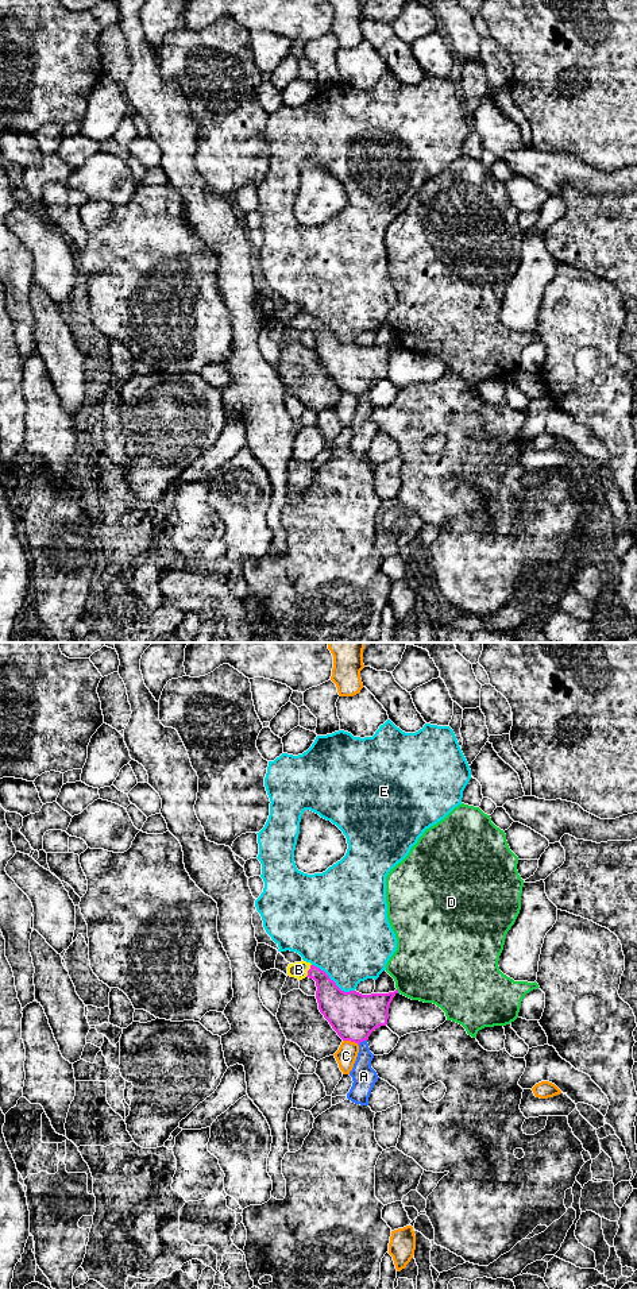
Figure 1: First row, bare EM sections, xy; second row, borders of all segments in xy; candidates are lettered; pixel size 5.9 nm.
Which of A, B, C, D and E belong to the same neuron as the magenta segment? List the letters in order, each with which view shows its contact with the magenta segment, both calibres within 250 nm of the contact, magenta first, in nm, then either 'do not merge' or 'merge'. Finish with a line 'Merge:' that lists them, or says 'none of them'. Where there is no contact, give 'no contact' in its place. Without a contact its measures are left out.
A: meets magenta in xy; 280 nm thick on the magenta side, 140 nm on the other; do not merge
B: meets magenta in xy; 190 nm thick on the magenta side, 100 nm on the other; merge
C: meets magenta in xy; 280 nm thick on the magenta side, 120 nm on the other; do not merge
D: meets magenta in xy; 240 nm thick on the magenta side, 440 nm on the other; do not merge
E: meets magenta in xy; 280 nm thick on the magenta side, 460 nm on the other; do not merge
Merge: B

